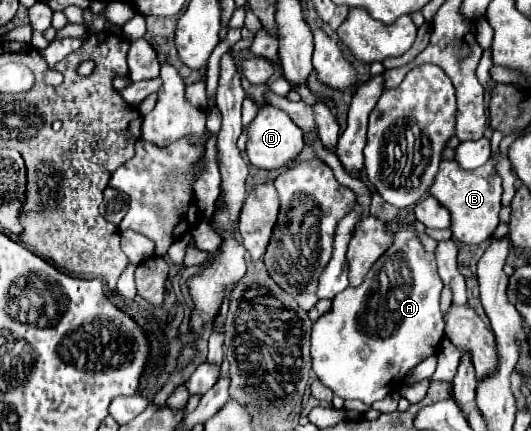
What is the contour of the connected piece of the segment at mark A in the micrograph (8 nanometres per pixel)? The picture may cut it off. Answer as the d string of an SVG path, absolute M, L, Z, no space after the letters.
M394 216L386 220L386 228L392 232L392 246L380 256L370 268L364 282L356 288L346 288L334 296L332 308L322 314L312 326L312 370L318 380L328 386L336 396L348 400L356 398L364 404L386 398L396 392L406 374L420 364L424 358L438 354L440 340L444 336L444 318L440 312L440 290L442 280L434 264L434 254L426 252L420 244L414 224L404 216Z

